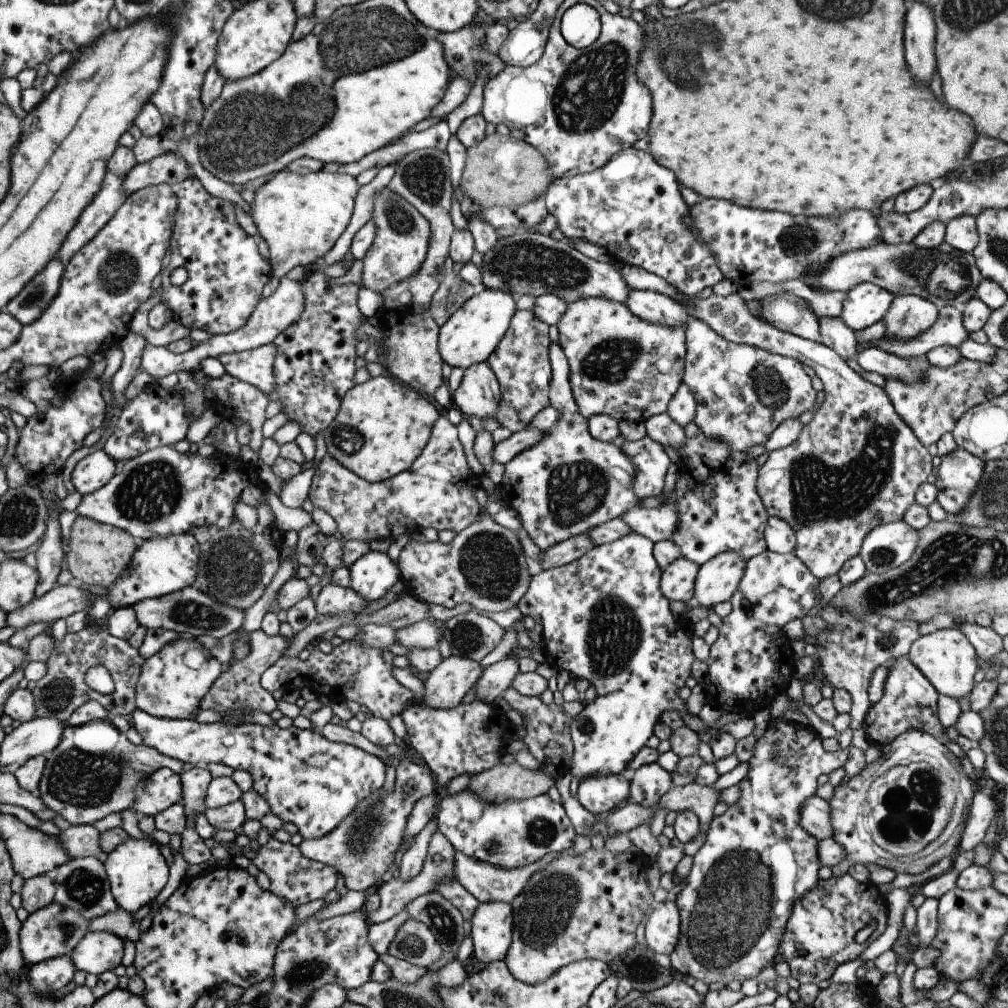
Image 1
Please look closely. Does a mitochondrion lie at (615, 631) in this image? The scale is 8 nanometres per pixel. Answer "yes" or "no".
yes

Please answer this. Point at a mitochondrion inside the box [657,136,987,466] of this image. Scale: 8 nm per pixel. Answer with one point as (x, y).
(943, 275)

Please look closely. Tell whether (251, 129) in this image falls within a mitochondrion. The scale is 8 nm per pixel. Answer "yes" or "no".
yes

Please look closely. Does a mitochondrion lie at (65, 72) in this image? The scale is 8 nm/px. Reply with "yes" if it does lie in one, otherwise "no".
no

